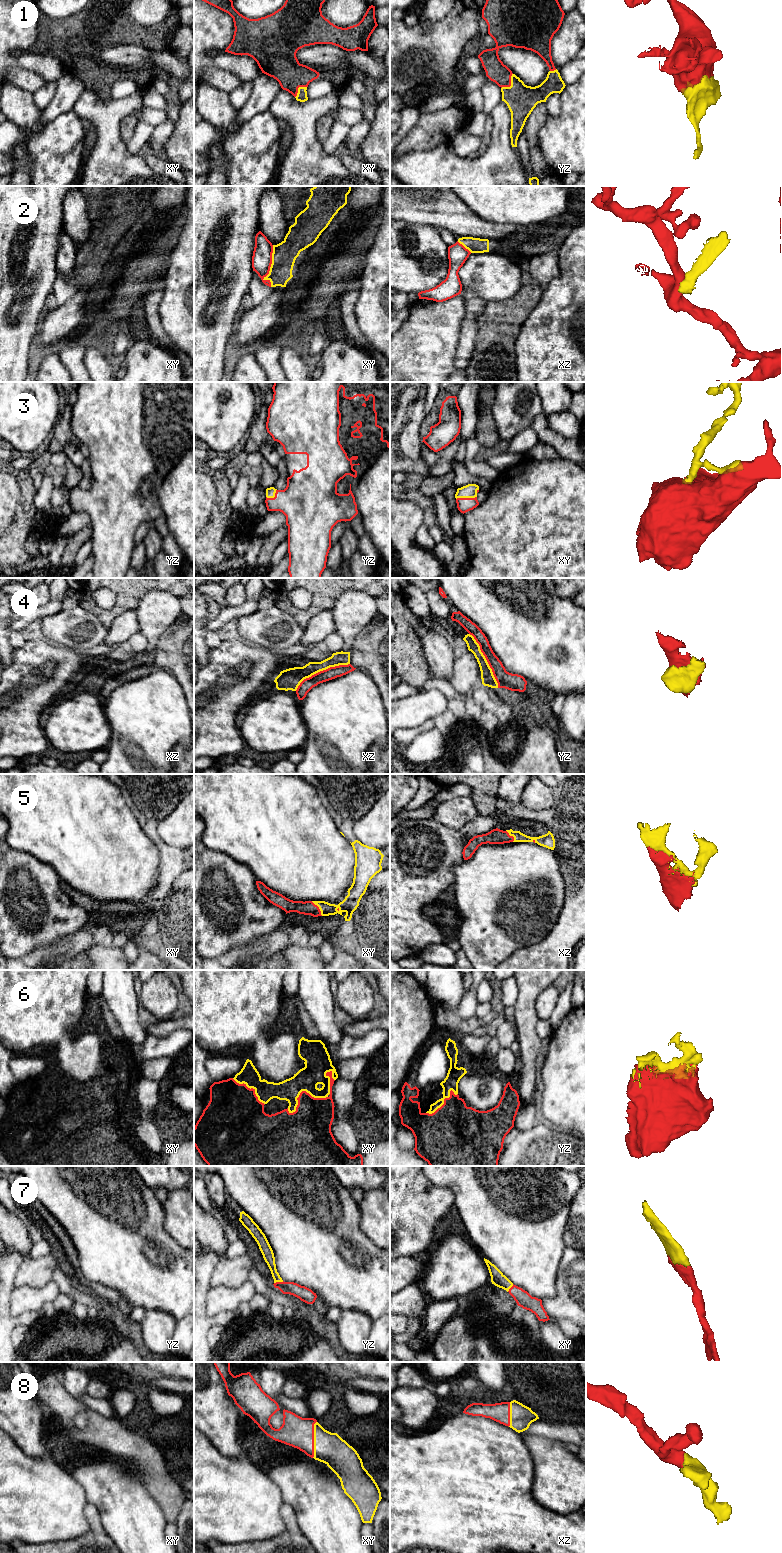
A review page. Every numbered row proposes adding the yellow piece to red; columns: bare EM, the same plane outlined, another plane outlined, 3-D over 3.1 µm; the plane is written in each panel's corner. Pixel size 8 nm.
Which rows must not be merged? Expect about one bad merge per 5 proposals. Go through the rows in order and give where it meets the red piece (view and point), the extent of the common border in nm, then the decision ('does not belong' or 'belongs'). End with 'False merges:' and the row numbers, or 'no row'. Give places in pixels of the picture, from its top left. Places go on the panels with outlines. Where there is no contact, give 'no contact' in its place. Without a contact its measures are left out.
1: meets red in yz at (510, 84); contact 160 nm long; belongs
2: meets red in xy at (270, 266); contact 340 nm long; does not belong
3: meets red in xy at (466, 498); contact 170 nm long; belongs
4: meets red in xz at (321, 671); contact 500 nm long; does not belong
5: meets red in xy at (318, 908); contact 150 nm long; belongs
6: meets red in xy at (301, 1092); contact 340 nm long; belongs
7: meets red in yz at (278, 1282); contact 80 nm long; belongs
8: meets red in xy at (313, 1439); contact 300 nm long; belongs
False merges: 2, 4

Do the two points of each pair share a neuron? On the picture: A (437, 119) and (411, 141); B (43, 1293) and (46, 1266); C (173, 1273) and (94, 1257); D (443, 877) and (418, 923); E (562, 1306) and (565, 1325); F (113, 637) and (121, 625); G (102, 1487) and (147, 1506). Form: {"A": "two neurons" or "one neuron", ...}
{"A": "one neuron", "B": "two neurons", "C": "one neuron", "D": "one neuron", "E": "two neurons", "F": "one neuron", "G": "one neuron"}

